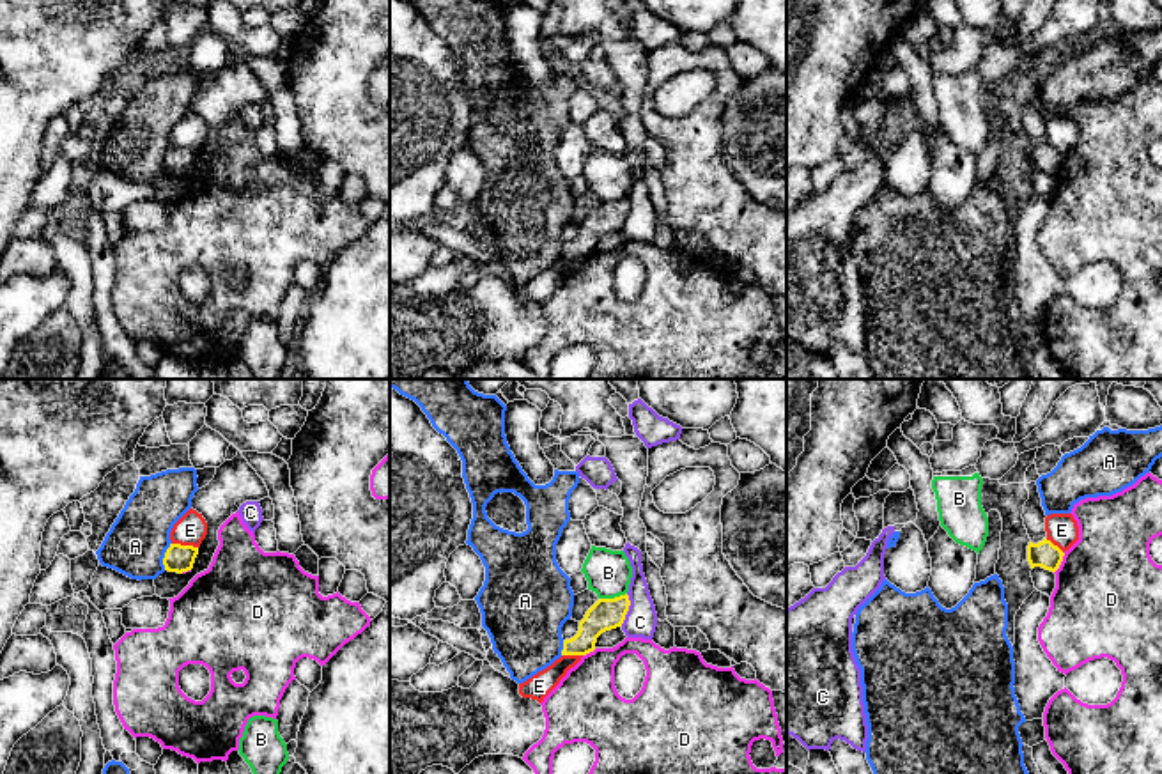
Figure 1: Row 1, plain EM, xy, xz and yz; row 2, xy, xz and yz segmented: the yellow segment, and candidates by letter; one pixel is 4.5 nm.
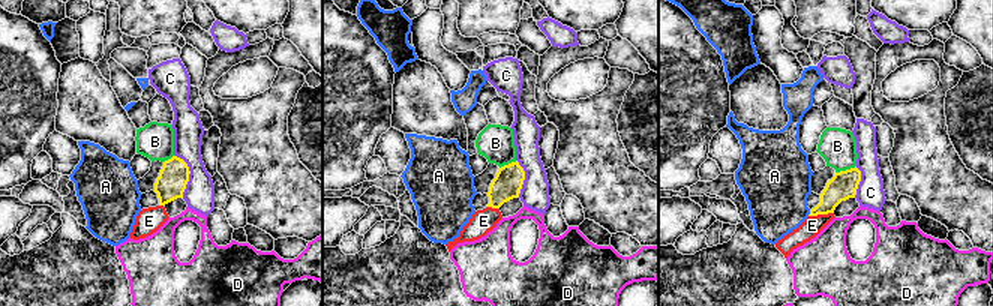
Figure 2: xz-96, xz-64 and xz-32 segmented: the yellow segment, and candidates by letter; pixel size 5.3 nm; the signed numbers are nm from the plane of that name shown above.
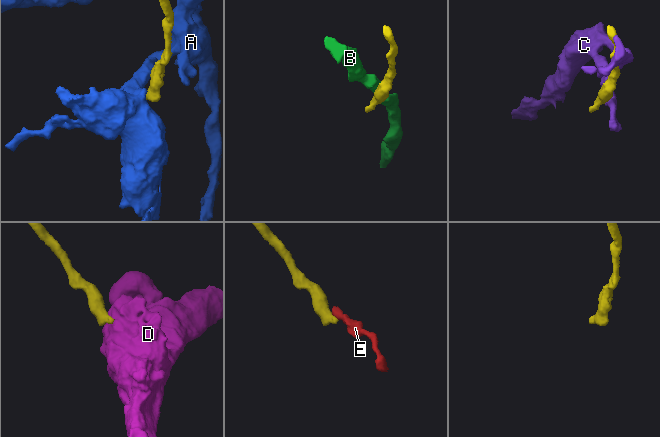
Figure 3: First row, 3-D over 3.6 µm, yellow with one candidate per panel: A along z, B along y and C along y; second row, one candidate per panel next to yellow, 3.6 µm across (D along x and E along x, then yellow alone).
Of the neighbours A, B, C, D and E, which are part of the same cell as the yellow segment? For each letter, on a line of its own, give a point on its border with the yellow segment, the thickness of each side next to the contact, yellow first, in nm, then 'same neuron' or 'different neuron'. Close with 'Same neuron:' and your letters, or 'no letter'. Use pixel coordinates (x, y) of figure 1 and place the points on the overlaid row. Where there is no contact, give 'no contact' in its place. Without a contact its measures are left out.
A: meets yellow in xy at (165, 557); 130 nm thick on the yellow side, 280 nm on the other; different neuron
B: meets yellow in xz at (611, 599); 140 nm thick on the yellow side, 200 nm on the other; different neuron
C: meets yellow in xz at (627, 610); 140 nm thick on the yellow side, 140 nm on the other; different neuron
D: meets yellow in yz at (1060, 564); 120 nm thick on the yellow side, 480 nm on the other; different neuron
E: meets yellow in xy at (185, 546); 130 nm thick on the yellow side, 140 nm on the other; different neuron
Same neuron: no letter

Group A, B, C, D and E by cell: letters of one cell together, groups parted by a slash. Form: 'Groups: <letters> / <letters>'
Groups: A / B / C / D / E

